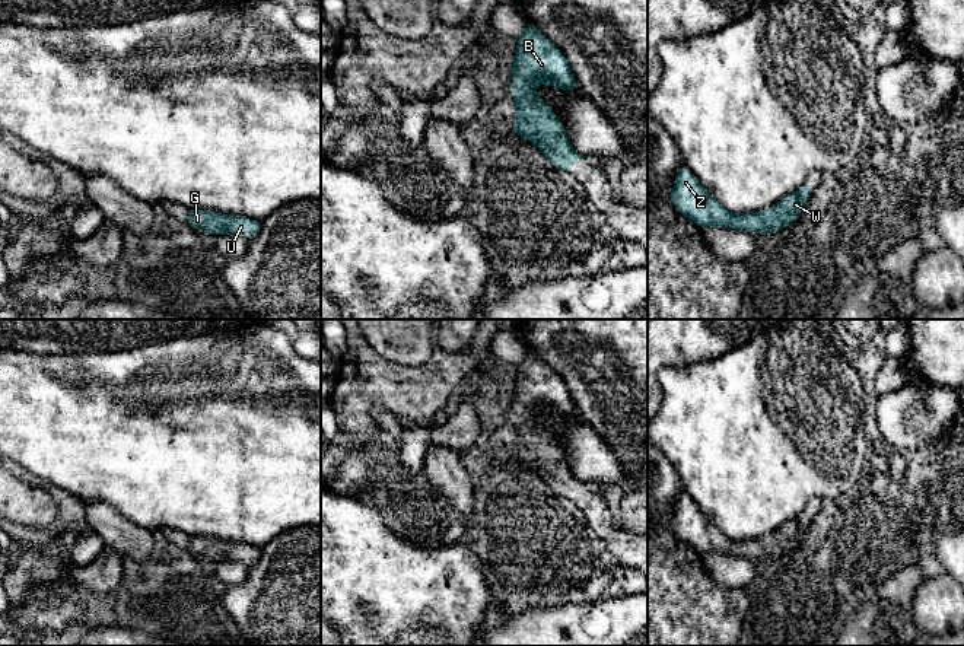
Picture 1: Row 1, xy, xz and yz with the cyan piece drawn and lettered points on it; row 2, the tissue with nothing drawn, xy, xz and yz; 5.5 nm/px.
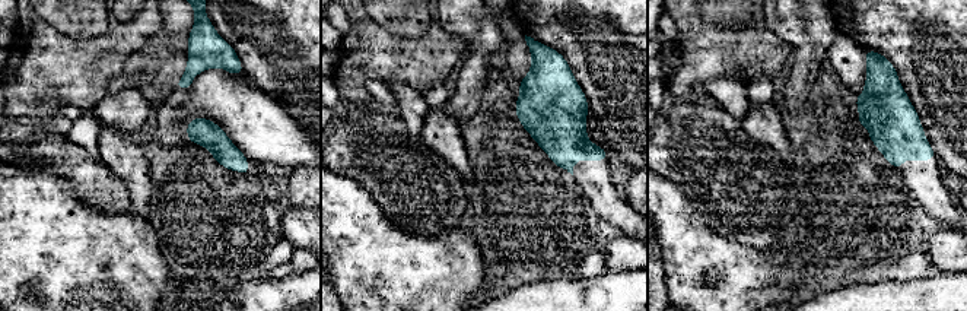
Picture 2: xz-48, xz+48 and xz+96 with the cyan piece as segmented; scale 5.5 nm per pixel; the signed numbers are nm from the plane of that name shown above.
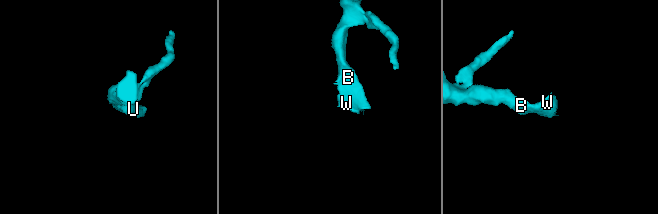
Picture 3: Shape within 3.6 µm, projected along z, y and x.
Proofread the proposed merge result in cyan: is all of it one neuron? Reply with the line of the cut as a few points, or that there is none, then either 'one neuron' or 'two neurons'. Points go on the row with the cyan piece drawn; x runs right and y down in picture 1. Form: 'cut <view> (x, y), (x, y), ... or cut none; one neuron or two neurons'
cut none; one neuron

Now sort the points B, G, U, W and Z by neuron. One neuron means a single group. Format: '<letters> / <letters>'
B G U W Z

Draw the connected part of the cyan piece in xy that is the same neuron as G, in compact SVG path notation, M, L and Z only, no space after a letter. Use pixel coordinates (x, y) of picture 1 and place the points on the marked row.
M190 209L185 220L195 229L206 233L238 235L241 238L255 238L263 227L260 220L245 216L222 214L211 210Z

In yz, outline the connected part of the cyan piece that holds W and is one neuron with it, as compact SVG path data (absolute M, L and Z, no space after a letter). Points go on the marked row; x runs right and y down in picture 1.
M683 166L674 176L669 200L681 214L699 227L731 227L760 235L776 233L795 225L811 192L811 182L805 181L799 190L767 209L757 213L732 213L706 191L687 166Z

